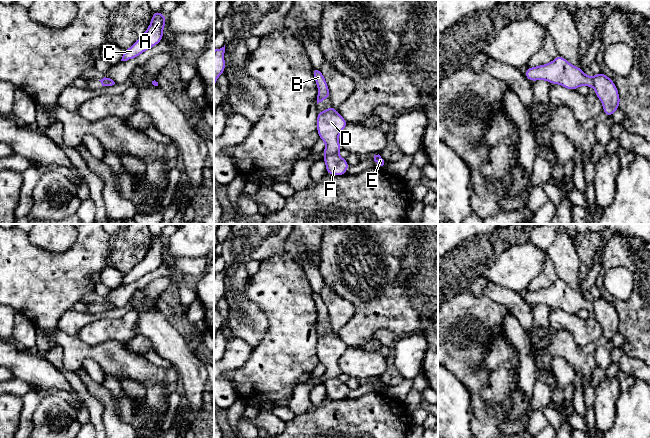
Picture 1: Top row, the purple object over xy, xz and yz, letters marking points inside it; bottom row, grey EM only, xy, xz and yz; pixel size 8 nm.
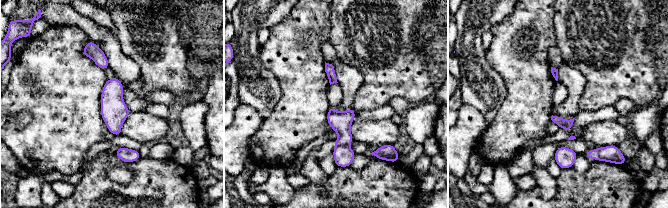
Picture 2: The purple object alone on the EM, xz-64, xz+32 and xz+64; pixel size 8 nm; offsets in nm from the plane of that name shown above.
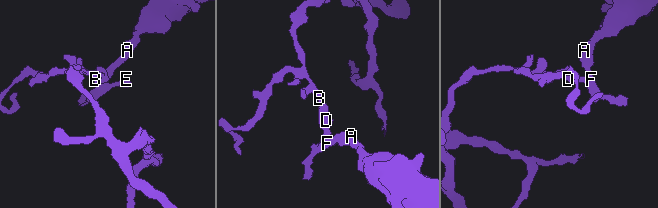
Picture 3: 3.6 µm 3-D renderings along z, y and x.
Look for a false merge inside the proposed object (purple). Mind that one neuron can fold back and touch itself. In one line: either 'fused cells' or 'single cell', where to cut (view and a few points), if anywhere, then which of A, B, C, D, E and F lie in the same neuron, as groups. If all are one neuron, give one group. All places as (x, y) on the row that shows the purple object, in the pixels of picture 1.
fused cells; cut xz (336, 153), (325, 156); groups A C E F / B D

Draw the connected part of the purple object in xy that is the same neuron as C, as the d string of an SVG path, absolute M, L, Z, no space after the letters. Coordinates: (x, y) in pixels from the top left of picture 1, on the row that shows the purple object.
M160 11L154 12L145 33L131 47L125 50L121 61L134 59L146 50L156 46L163 39L165 24L166 16Z

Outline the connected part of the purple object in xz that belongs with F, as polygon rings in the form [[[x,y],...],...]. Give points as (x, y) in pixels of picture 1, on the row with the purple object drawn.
[[[337,154],[324,156],[323,160],[326,164],[326,172],[330,175],[345,175],[349,167],[347,160]]]

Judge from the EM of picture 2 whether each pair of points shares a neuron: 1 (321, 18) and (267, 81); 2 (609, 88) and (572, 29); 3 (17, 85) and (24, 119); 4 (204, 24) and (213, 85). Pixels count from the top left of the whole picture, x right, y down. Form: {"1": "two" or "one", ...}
{"1": "two", "2": "one", "3": "two", "4": "two"}

